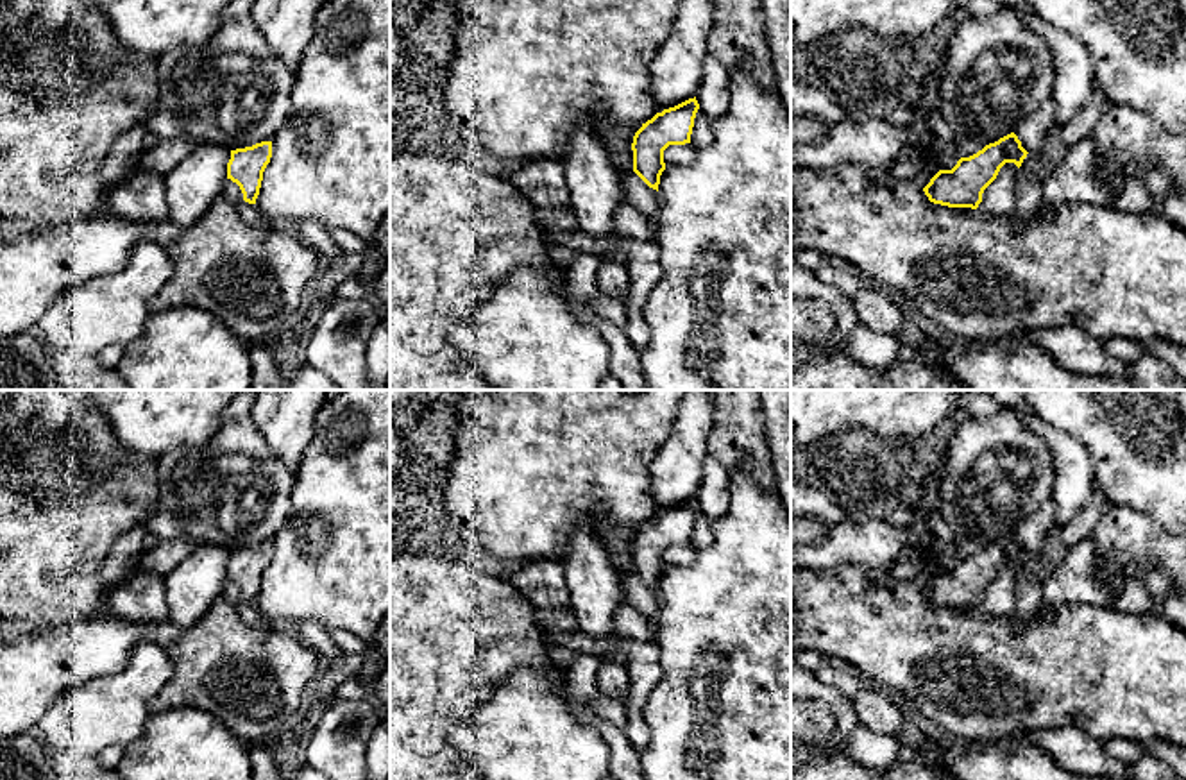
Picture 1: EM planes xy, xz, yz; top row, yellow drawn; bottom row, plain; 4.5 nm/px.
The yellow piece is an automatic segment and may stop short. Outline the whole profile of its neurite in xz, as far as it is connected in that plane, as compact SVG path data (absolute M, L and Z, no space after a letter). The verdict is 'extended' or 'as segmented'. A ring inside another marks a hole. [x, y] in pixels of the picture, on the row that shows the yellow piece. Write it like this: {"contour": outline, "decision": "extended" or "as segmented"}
{"contour": "M689 98L674 107L657 113L635 132L633 172L653 190L658 191L660 175L665 170L664 150L669 145L690 143L694 118L699 104Z", "decision": "as segmented"}

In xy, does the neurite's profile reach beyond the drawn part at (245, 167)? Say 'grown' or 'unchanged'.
unchanged

